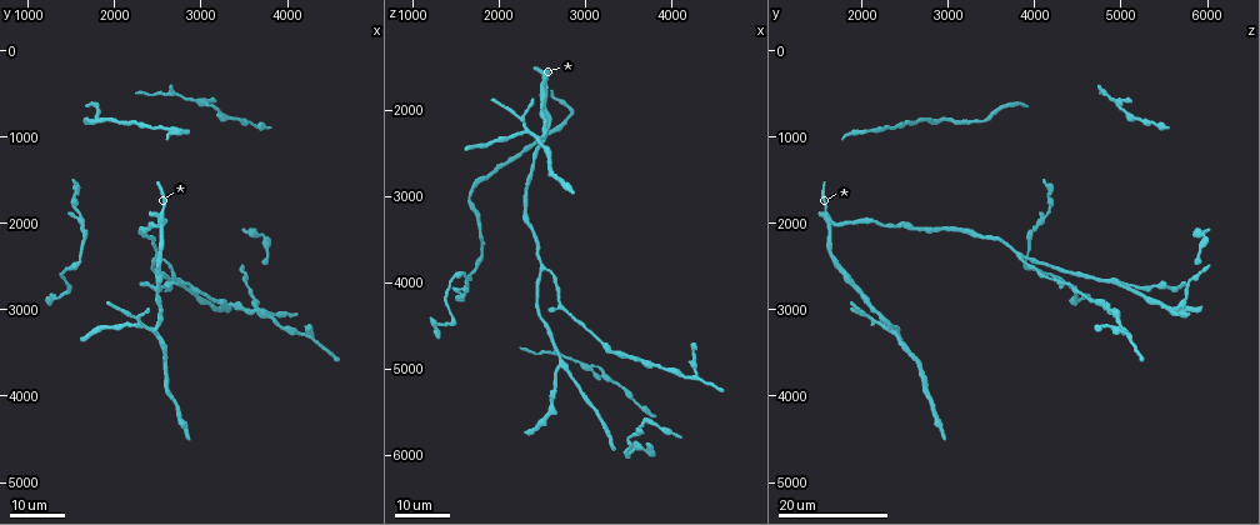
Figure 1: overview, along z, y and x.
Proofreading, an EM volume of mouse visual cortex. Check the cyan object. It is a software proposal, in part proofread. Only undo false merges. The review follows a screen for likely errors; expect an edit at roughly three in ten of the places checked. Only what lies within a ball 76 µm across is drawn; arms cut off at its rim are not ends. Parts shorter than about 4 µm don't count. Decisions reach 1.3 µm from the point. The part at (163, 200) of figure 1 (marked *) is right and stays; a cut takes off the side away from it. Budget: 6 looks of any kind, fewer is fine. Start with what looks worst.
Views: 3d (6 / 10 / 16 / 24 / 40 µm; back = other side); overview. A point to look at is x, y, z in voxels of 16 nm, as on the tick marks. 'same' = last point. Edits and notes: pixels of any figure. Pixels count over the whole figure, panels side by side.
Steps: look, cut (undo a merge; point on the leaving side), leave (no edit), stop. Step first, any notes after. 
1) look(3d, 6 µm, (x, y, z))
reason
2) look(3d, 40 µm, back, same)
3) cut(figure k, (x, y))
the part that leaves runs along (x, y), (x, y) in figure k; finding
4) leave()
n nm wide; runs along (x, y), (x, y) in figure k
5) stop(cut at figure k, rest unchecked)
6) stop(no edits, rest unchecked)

look(3d, 24 µm, (2250, 3100, 2100))
two arms at a narrow angle

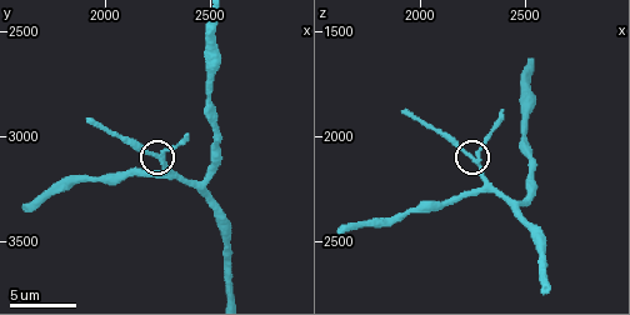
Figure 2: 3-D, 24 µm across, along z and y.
look(3d, 6 µm, (2260, 3100, 2100))

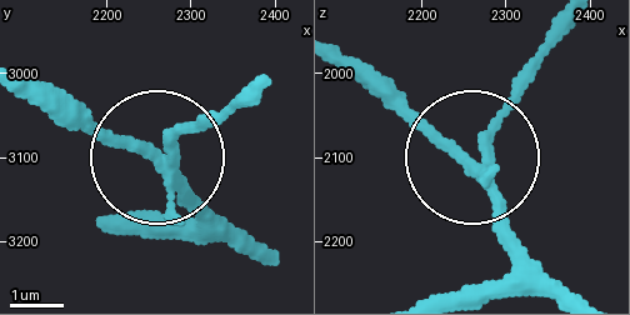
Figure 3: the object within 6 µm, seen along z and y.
cut(figure 3, (198, 130))
4 arms; the part that leaves runs along (168, 163), (176, 131), (239, 95) in figure 3; two neurons meet here

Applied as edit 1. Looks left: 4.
look(overview)
redraw

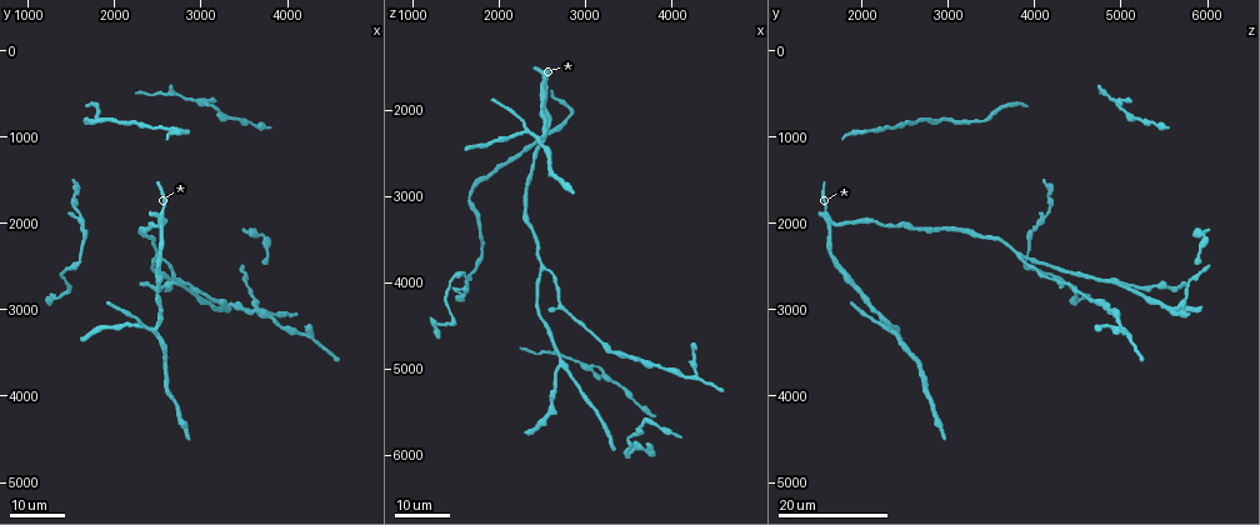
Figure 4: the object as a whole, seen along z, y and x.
look(3d, 24 µm, (4300, 3300, 5100))
three arms meet

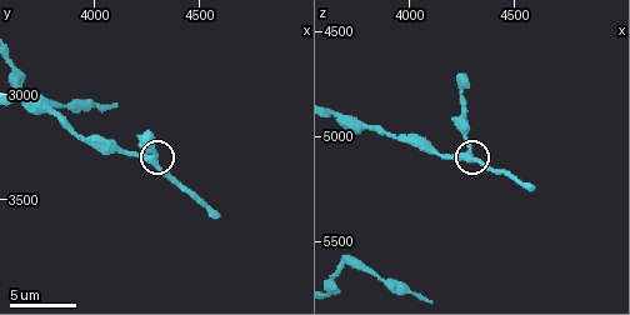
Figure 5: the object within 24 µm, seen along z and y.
look(3d, 6 µm, (4300, 3290, 5070))

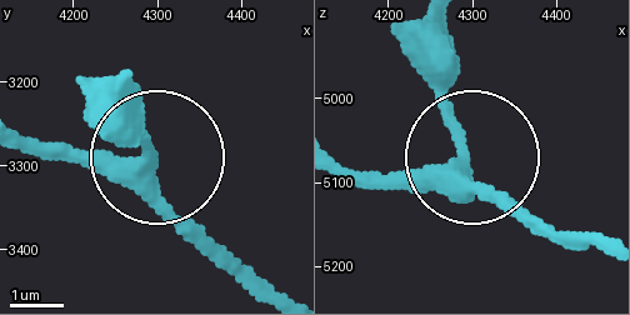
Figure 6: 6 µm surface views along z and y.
leave()
270 nm wide; runs along (341, 164), (435, 169), (458, 155), (449, 39) in figure 6; all the same neuron

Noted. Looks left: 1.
look(3d, 10 µm, (2430, 3230, 2300))
three arms meet

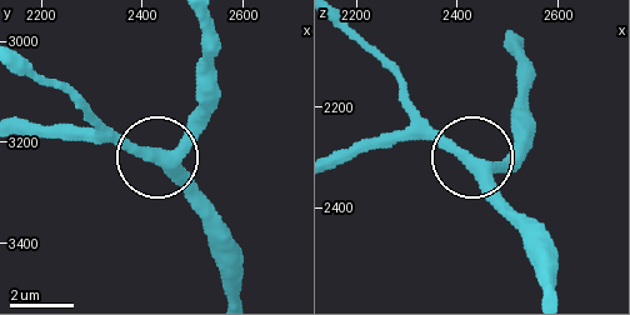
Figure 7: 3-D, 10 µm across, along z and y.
leave()
360 nm wide; runs along (508, 36), (521, 133), (498, 163), (456, 149), (403, 95) in figure 7; all the same neuron

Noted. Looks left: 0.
stop(cut at figure 3, rest unchecked)

